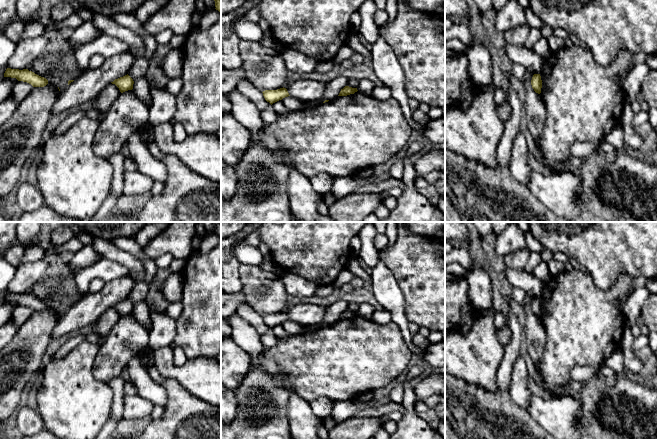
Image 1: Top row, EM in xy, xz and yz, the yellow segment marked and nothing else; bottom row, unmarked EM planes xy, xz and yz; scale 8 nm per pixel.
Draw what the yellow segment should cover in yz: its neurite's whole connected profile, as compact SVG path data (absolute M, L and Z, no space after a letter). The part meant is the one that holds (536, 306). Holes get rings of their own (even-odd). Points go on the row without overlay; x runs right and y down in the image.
M534 298L531 304L531 309L534 315L538 318L541 317L542 304L540 298Z

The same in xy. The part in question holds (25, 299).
M7 292L4 301L16 302L18 305L23 305L31 308L33 311L44 311L48 308L48 304L35 298L28 293L11 293Z

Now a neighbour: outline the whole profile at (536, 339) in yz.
M526 295L525 304L523 307L526 317L524 331L526 334L528 355L534 364L539 366L543 358L547 338L542 321L532 312L531 304L533 299L534 298L531 295Z

